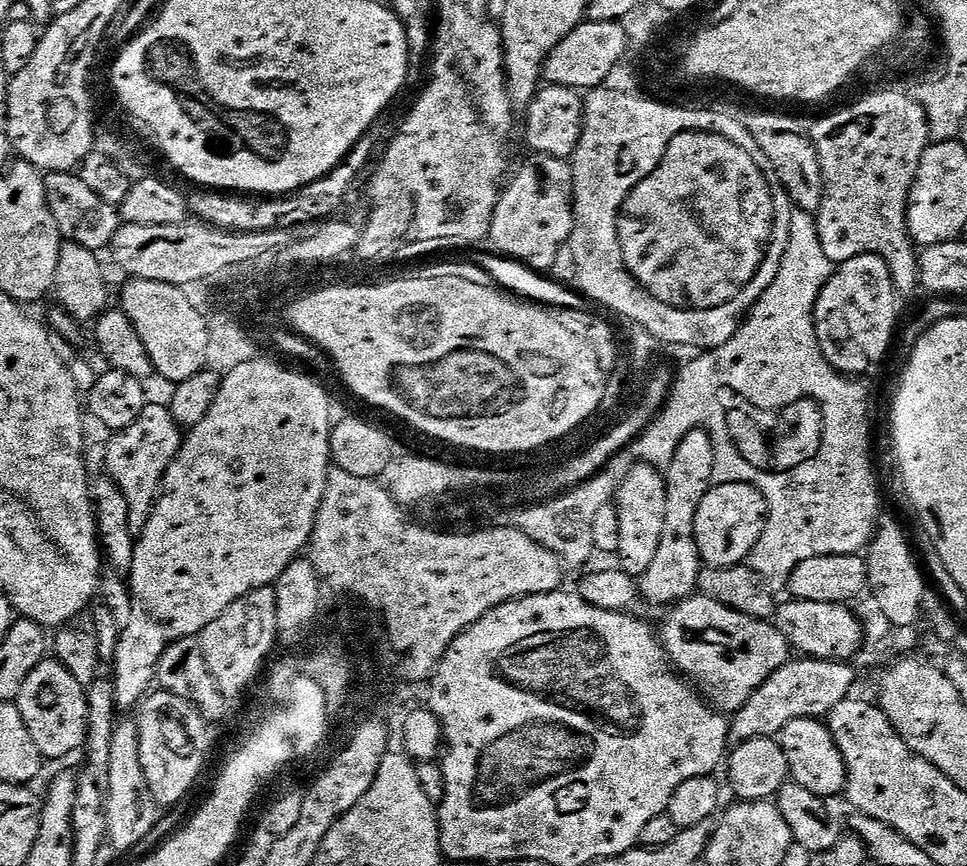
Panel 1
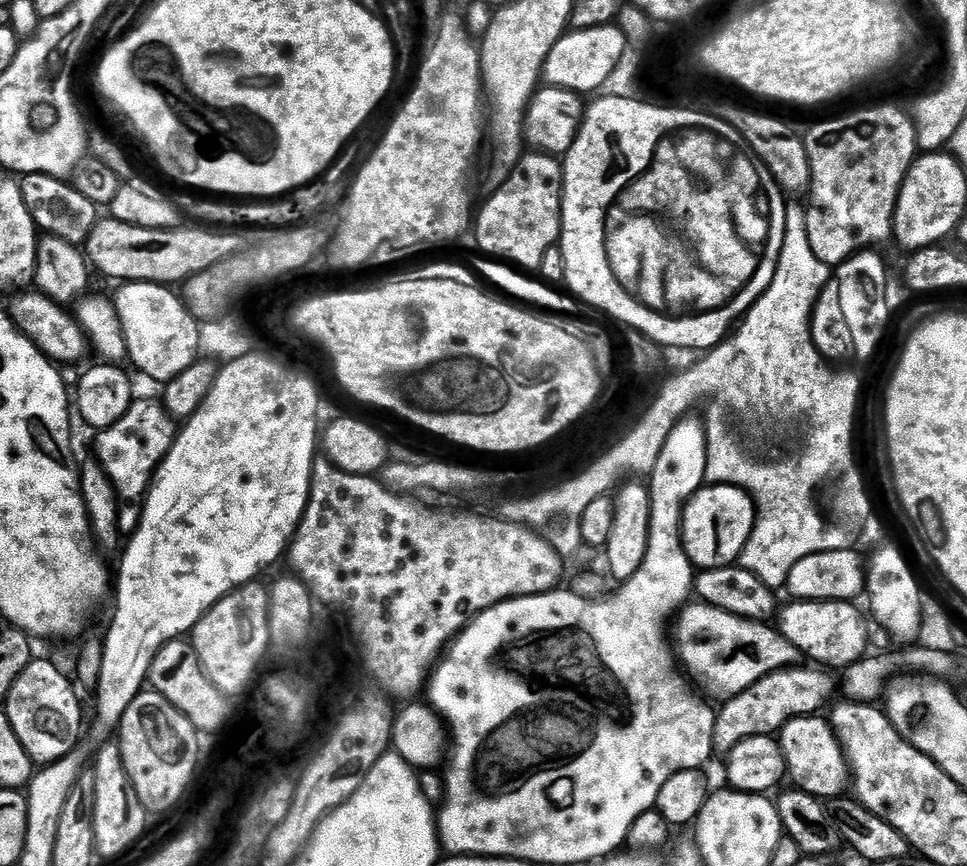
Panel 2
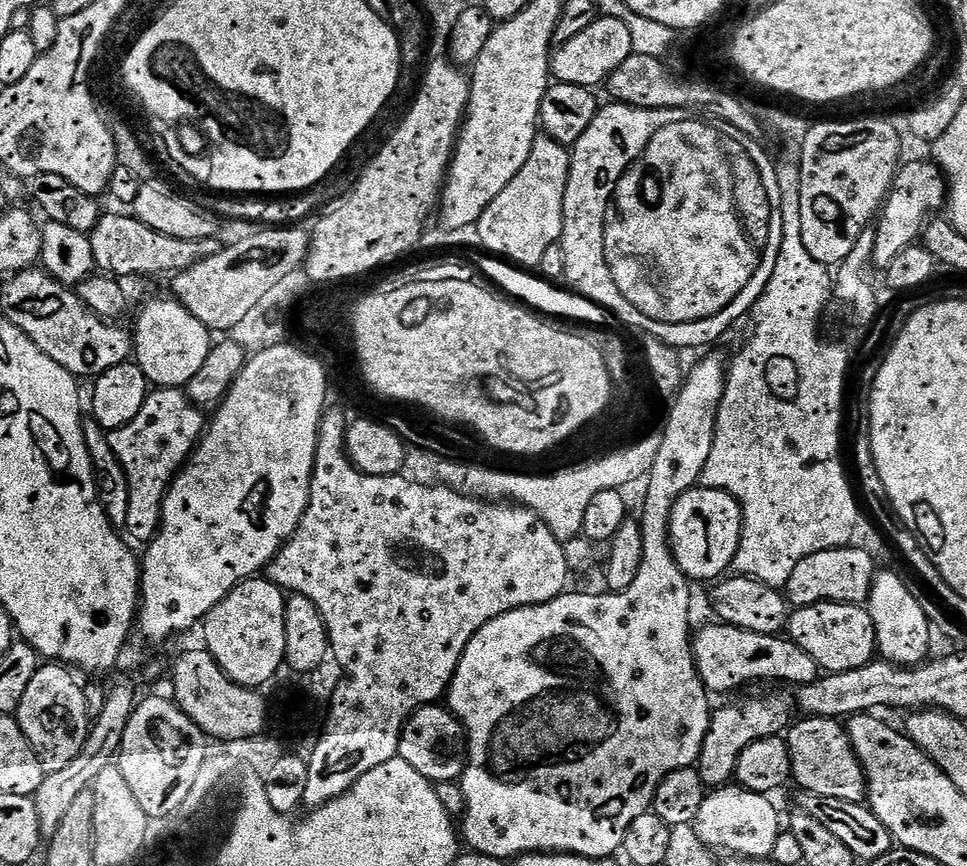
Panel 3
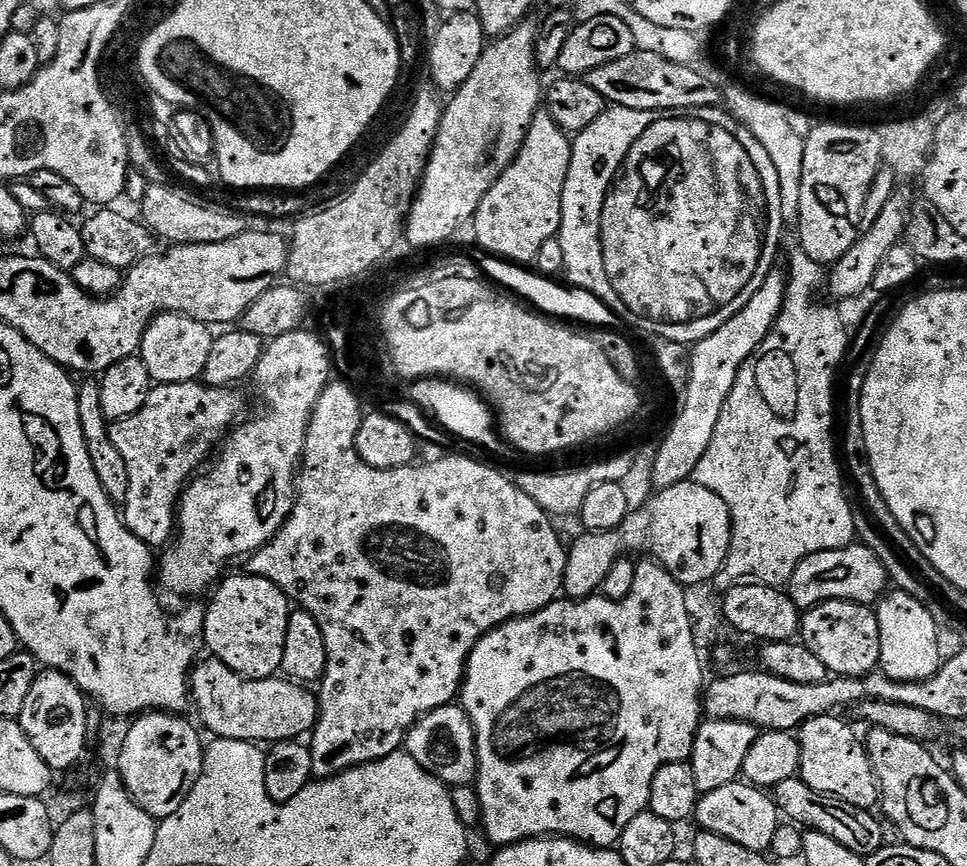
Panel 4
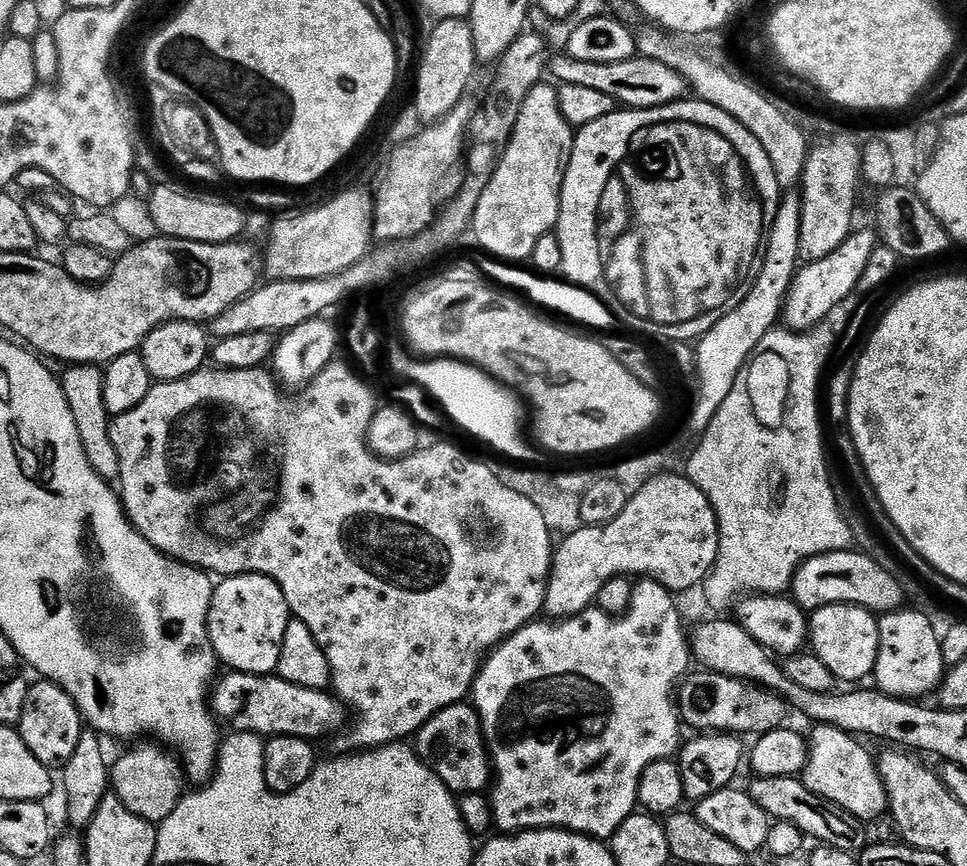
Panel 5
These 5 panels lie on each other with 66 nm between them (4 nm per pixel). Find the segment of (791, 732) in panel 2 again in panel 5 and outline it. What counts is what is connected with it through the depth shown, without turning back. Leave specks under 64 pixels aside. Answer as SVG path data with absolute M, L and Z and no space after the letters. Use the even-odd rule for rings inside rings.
M818 724L807 737L808 761L802 773L805 786L814 794L850 810L859 820L873 822L889 811L886 786L874 756L863 748L861 741L850 732L843 732L829 724Z

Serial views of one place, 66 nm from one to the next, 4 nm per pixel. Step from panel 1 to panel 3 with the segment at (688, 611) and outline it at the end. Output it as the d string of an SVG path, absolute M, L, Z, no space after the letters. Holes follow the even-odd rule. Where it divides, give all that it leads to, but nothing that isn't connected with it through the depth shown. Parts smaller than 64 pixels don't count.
M725 622L715 623L706 625L694 636L696 668L709 693L732 692L751 680L785 680L793 686L813 684L821 675L820 665L790 638L760 634Z

